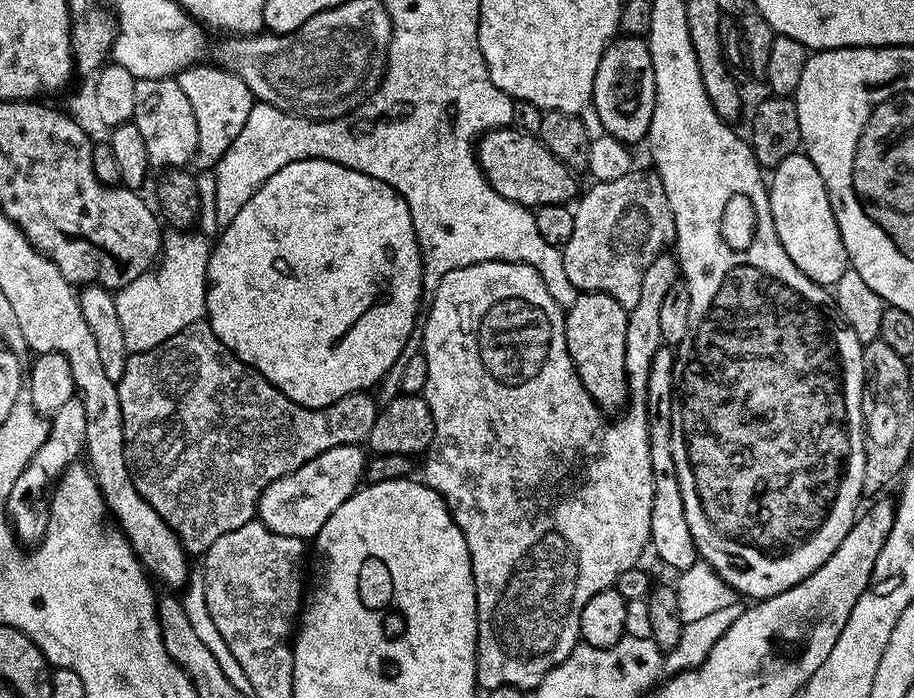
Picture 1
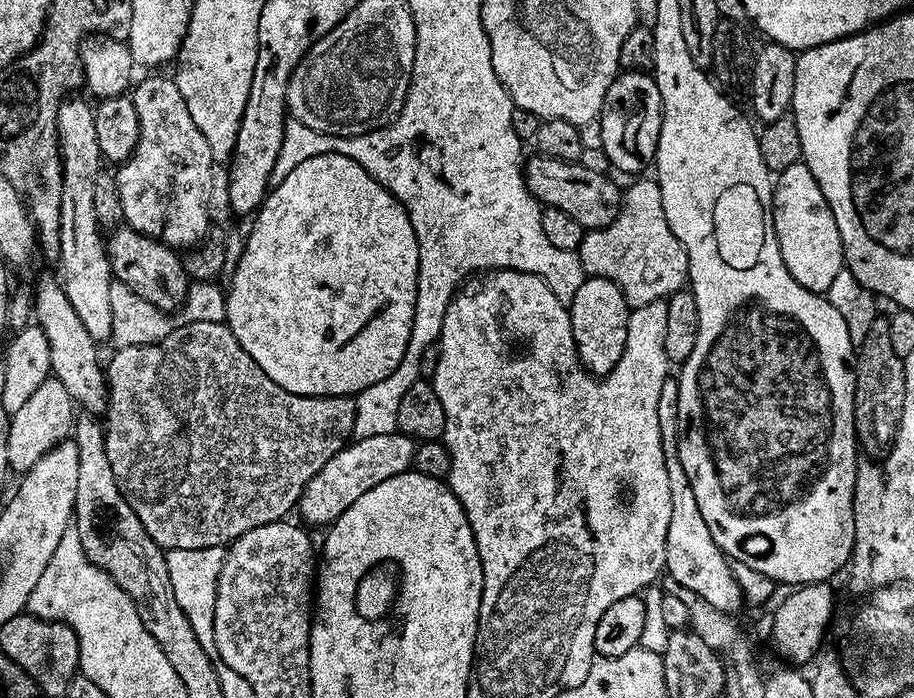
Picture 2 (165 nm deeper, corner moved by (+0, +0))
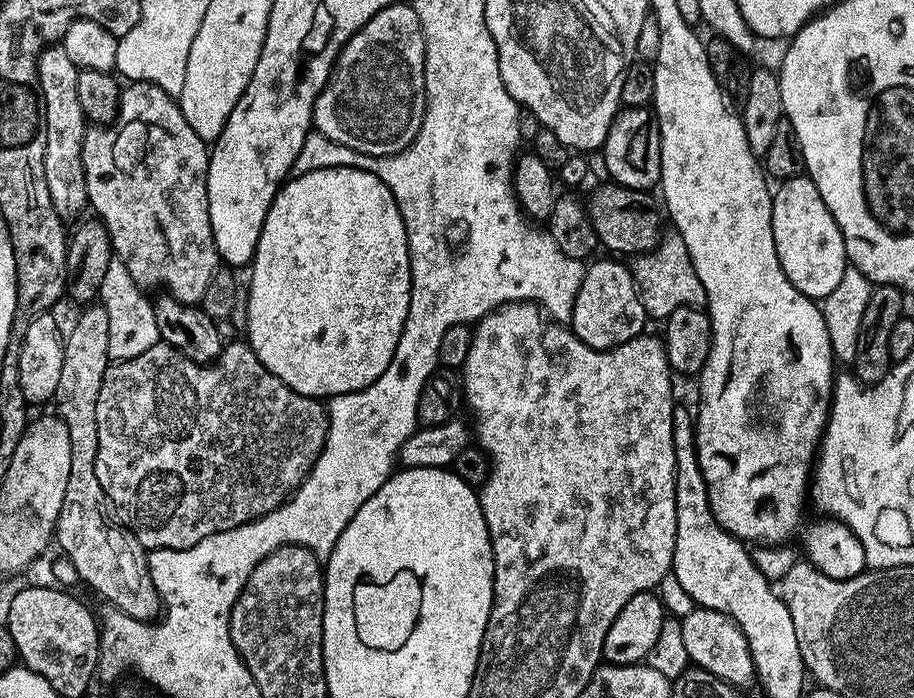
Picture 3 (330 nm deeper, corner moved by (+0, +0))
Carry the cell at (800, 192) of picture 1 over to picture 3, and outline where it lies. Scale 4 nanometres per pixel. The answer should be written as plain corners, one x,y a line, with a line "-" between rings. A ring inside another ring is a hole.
806,174
783,181
779,187
772,194
772,229
778,262
800,293
823,300
836,289
848,265
845,240
818,188

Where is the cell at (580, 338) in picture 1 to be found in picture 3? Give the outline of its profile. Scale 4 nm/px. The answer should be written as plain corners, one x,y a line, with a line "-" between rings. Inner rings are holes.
619,259
596,260
584,269
584,277
572,307
570,327
582,343
591,348
618,348
645,331
646,313
636,289
631,267
619,264

